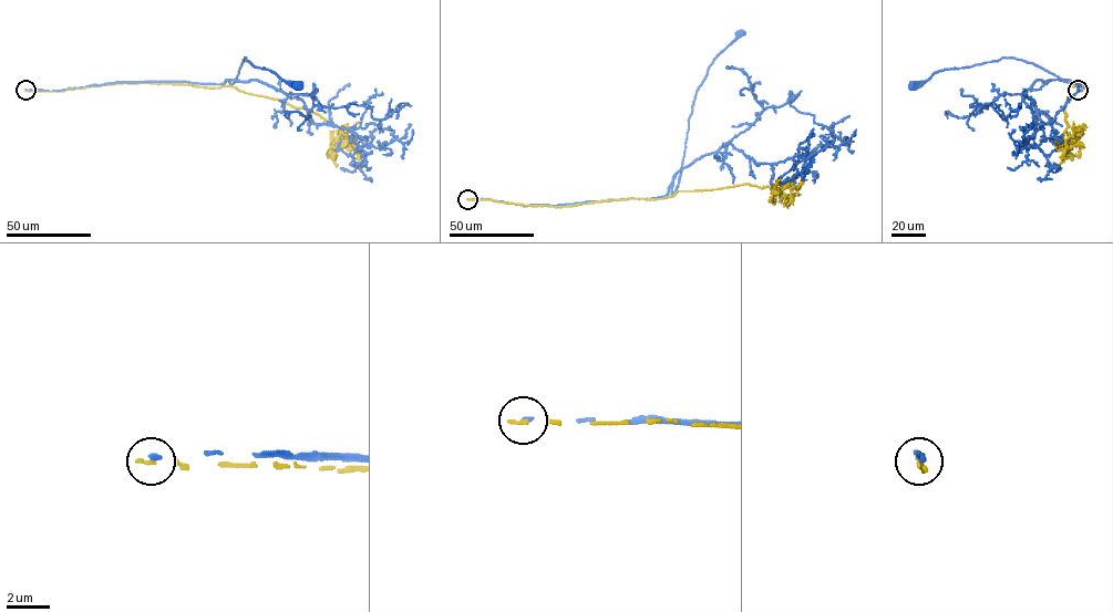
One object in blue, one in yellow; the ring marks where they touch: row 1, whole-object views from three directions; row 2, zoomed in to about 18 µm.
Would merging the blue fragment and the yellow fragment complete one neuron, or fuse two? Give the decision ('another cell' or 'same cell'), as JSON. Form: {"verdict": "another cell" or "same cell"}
{"verdict": "another cell"}

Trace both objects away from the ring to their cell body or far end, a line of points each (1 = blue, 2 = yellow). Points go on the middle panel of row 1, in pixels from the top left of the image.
1: (469, 198), (564, 205), (662, 197), (671, 185), (672, 194), (697, 91), (713, 59), (740, 33)
2: (469, 198), (575, 206), (748, 184), (781, 189), (789, 180), (777, 193), (787, 196), (787, 208)

